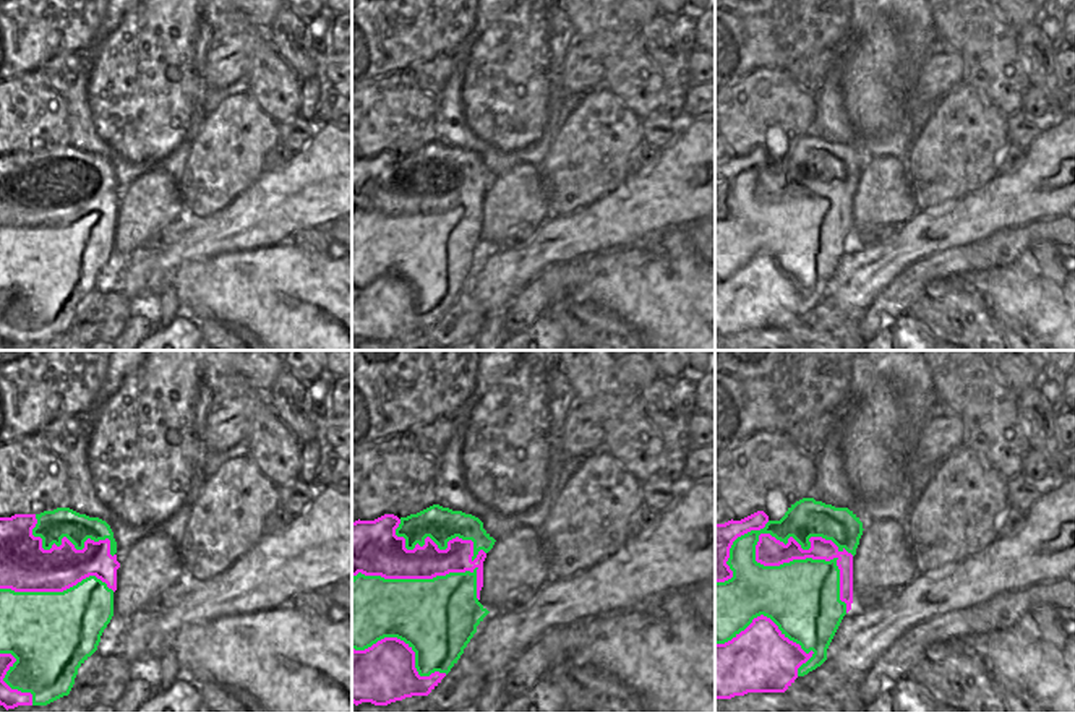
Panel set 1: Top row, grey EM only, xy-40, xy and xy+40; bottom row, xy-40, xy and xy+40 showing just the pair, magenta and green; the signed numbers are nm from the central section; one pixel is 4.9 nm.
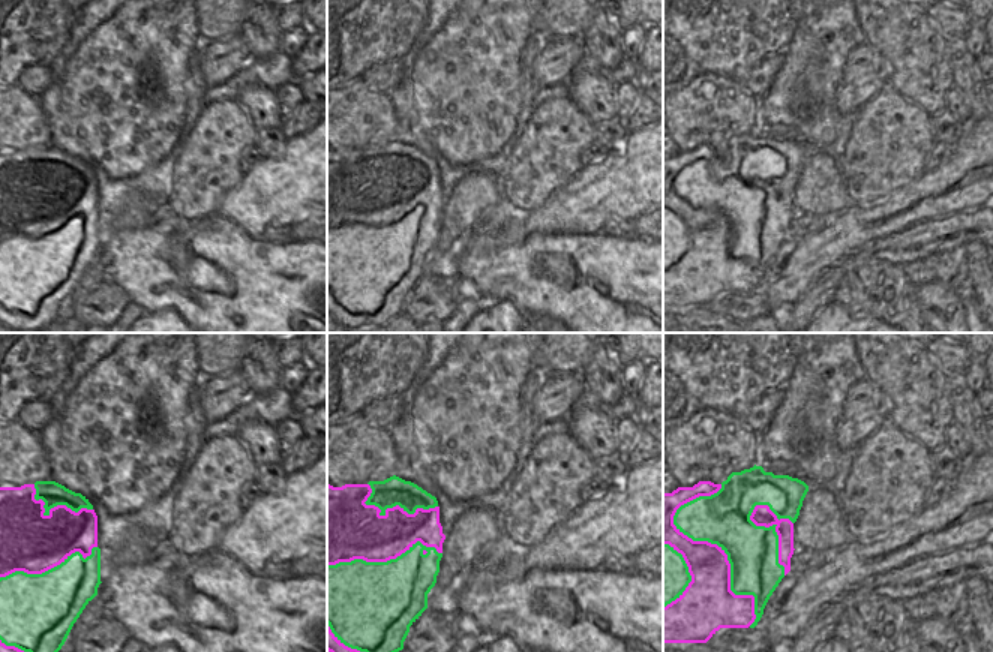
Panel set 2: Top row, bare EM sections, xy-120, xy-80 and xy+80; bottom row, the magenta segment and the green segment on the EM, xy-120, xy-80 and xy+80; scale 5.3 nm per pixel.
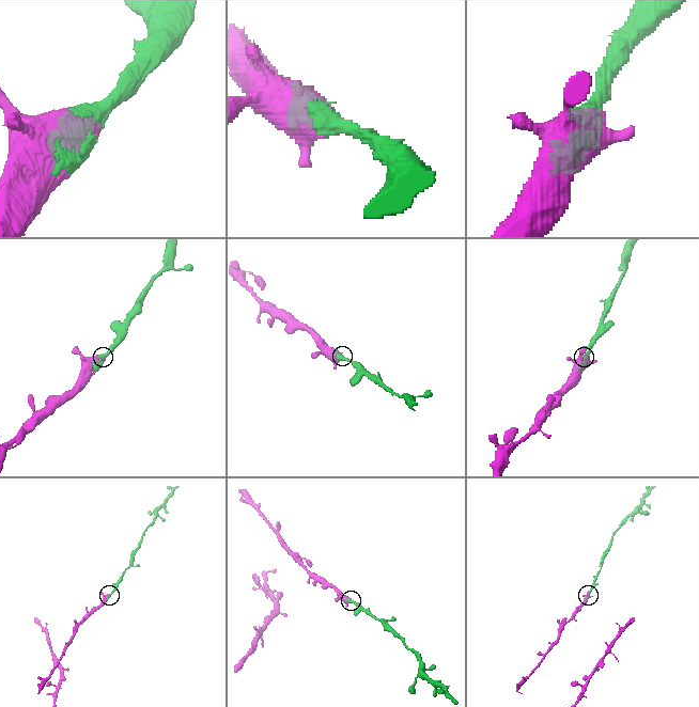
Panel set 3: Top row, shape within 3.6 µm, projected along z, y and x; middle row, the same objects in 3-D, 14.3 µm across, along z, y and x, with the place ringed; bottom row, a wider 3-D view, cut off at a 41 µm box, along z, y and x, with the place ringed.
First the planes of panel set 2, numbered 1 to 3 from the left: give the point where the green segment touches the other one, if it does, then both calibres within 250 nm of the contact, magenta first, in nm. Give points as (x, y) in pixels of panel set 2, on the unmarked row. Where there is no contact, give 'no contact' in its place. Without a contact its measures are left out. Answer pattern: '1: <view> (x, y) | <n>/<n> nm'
1: xy-120 (50, 233) | 320/400 nm
2: xy-80 (384, 225) | 320/460 nm
3: xy+80 (713, 209) | 220/280 nm

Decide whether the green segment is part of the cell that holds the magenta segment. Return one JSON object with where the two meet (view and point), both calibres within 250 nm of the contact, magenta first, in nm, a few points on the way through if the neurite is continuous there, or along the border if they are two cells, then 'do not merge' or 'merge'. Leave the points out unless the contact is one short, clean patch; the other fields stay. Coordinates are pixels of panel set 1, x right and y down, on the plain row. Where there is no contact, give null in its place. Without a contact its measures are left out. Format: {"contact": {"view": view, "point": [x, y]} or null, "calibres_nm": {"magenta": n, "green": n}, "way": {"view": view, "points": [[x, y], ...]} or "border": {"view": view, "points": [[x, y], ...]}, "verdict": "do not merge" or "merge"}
{"contact": {"view": "xy+40", "point": [769, 201]}, "calibres_nm": {"magenta": 140, "green": 380}, "verdict": "merge"}

